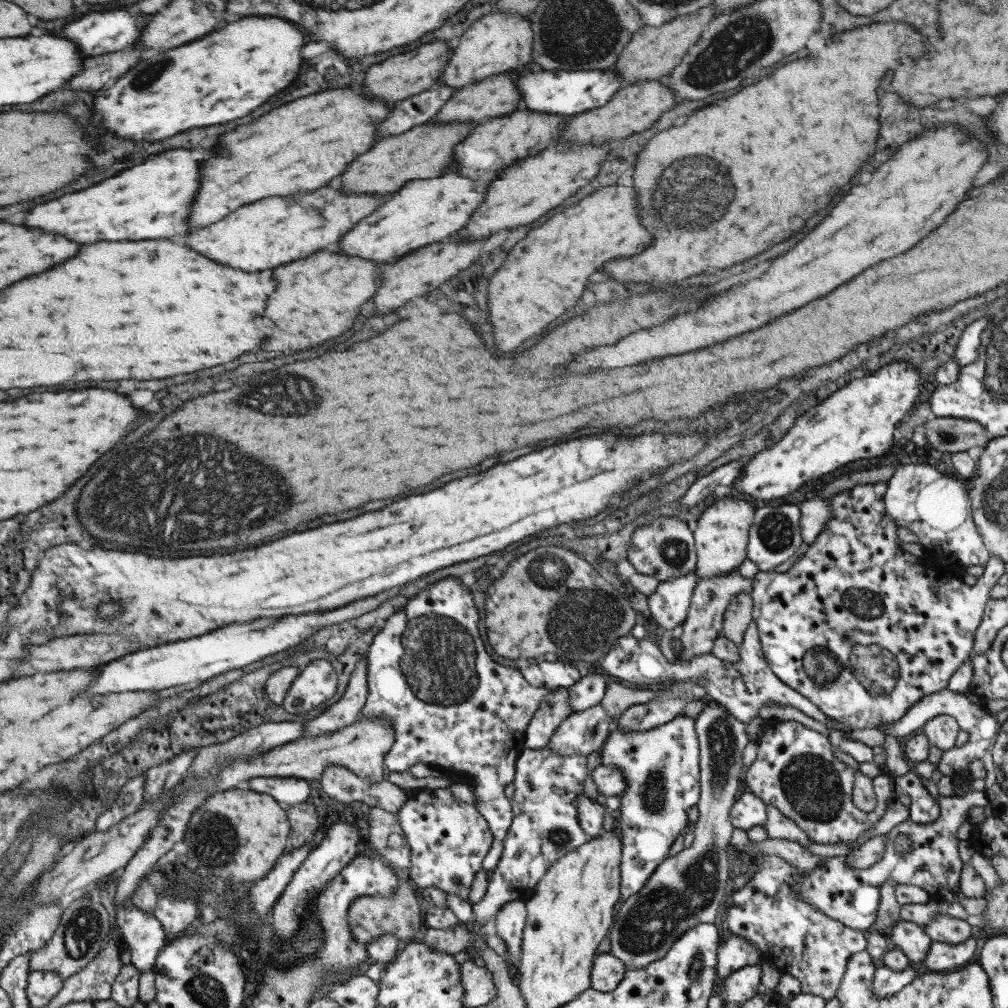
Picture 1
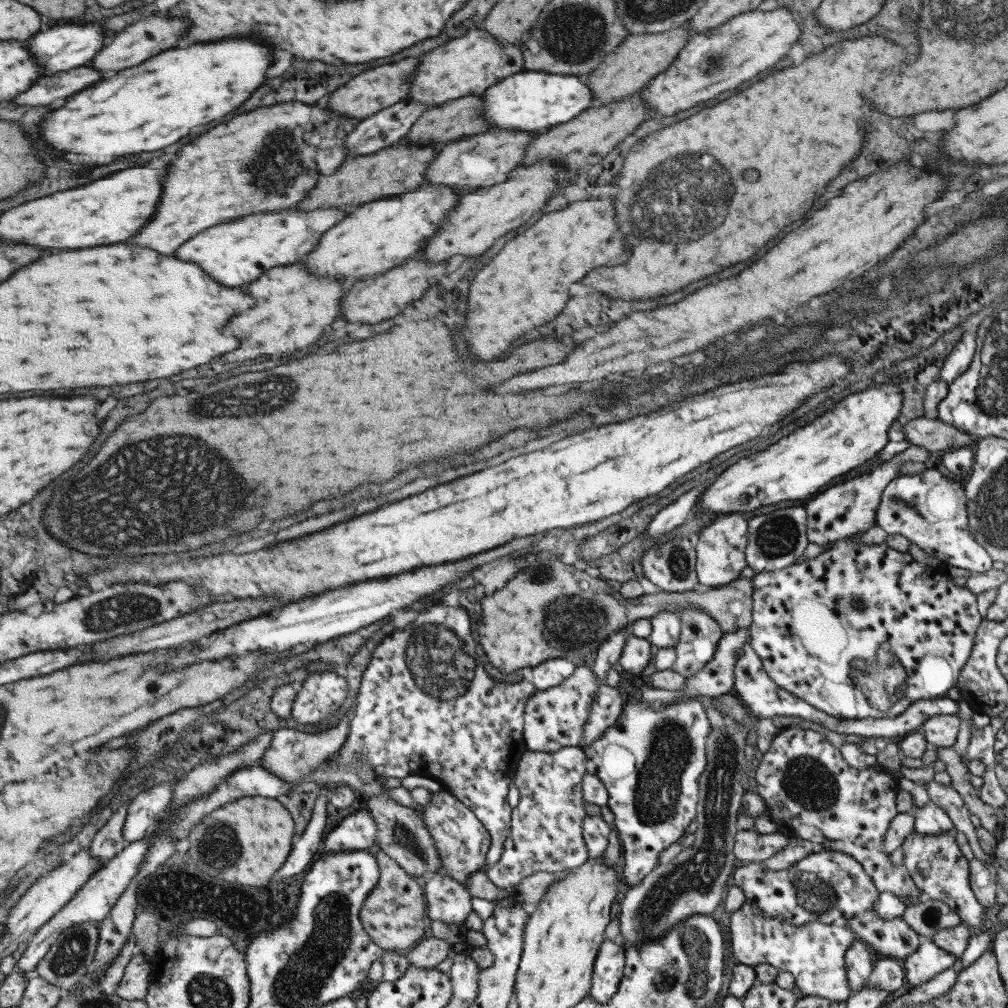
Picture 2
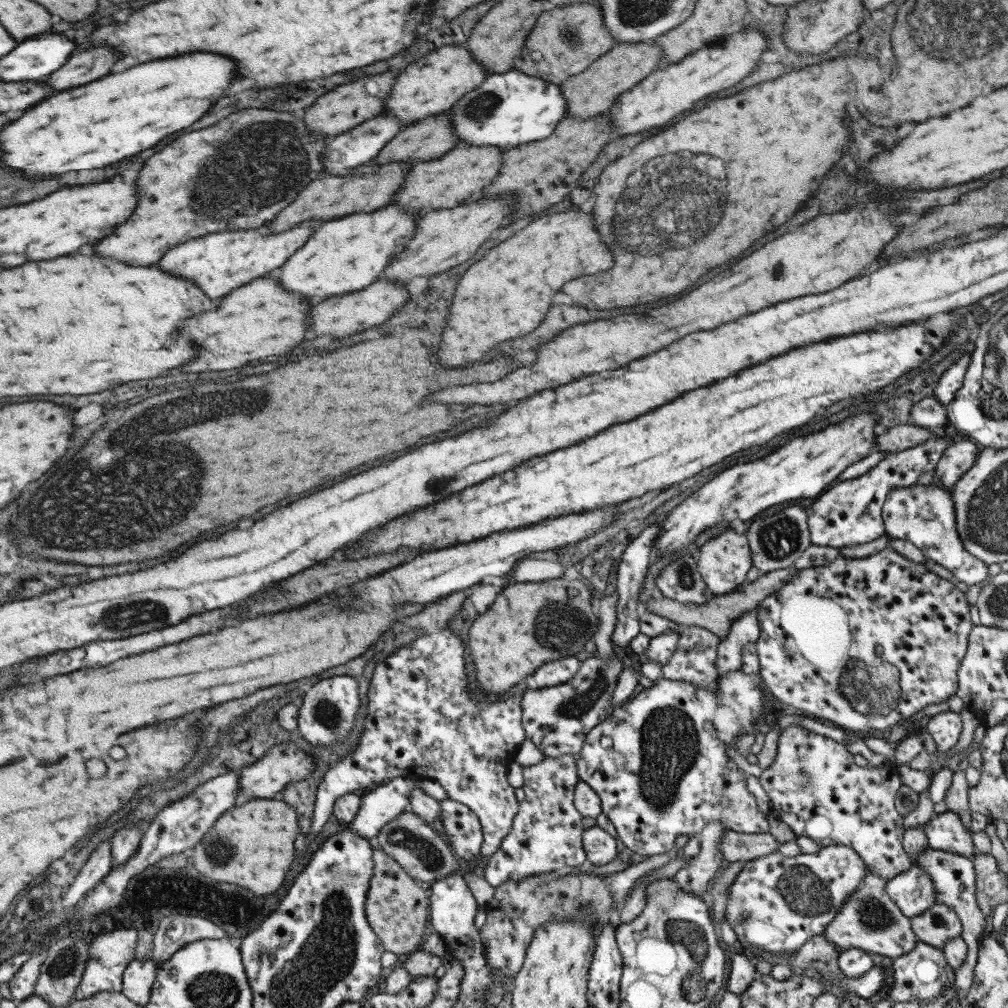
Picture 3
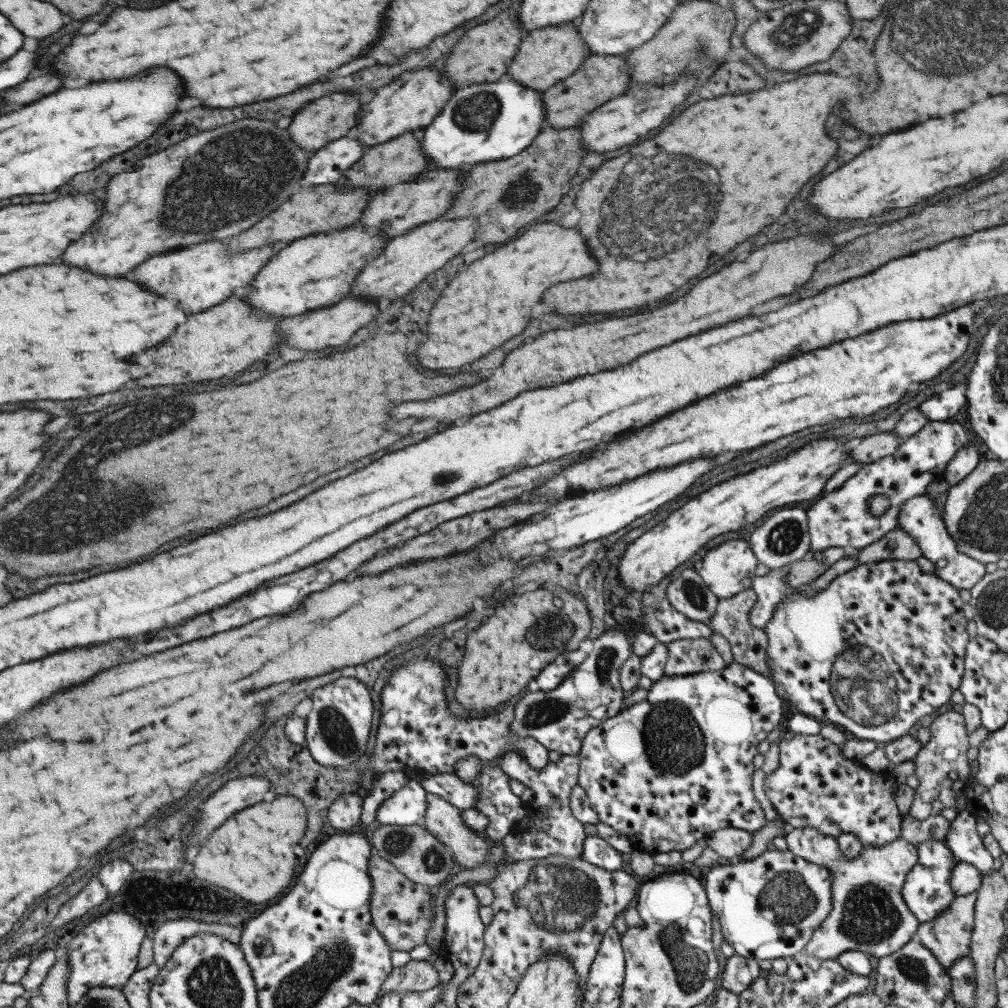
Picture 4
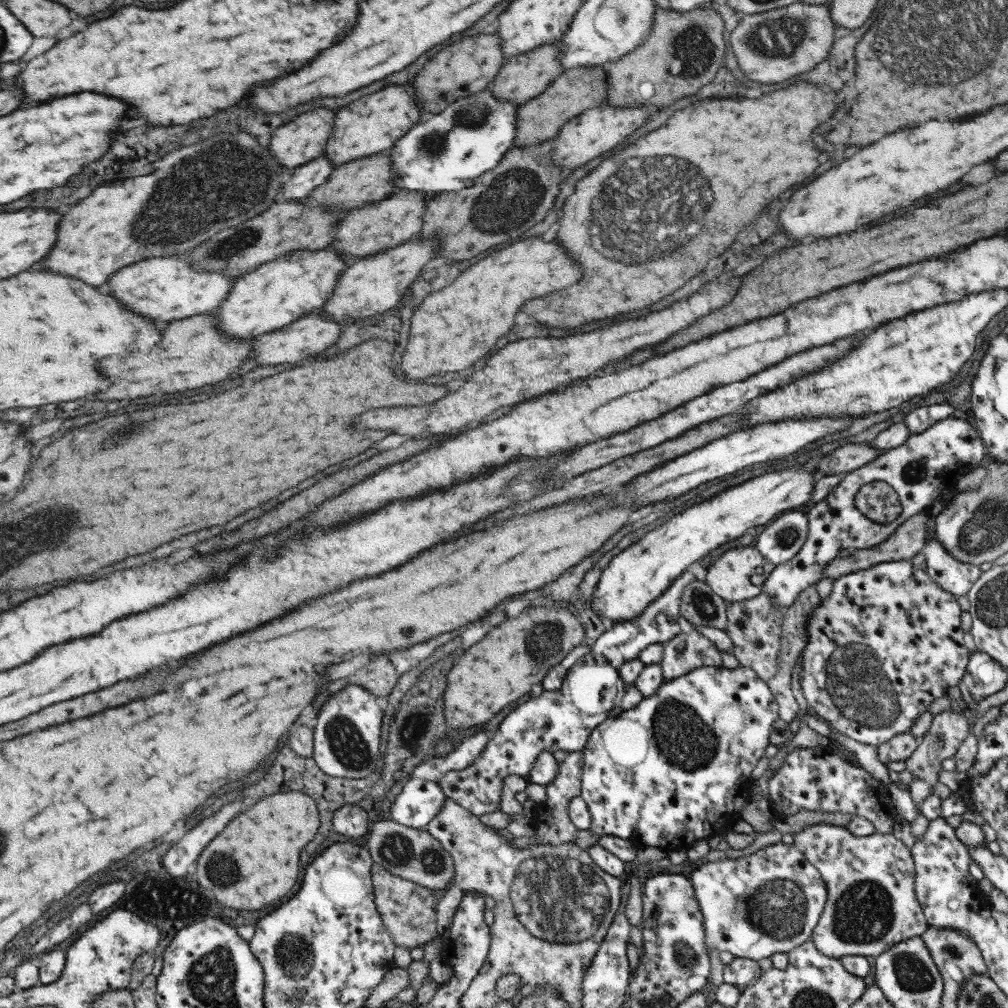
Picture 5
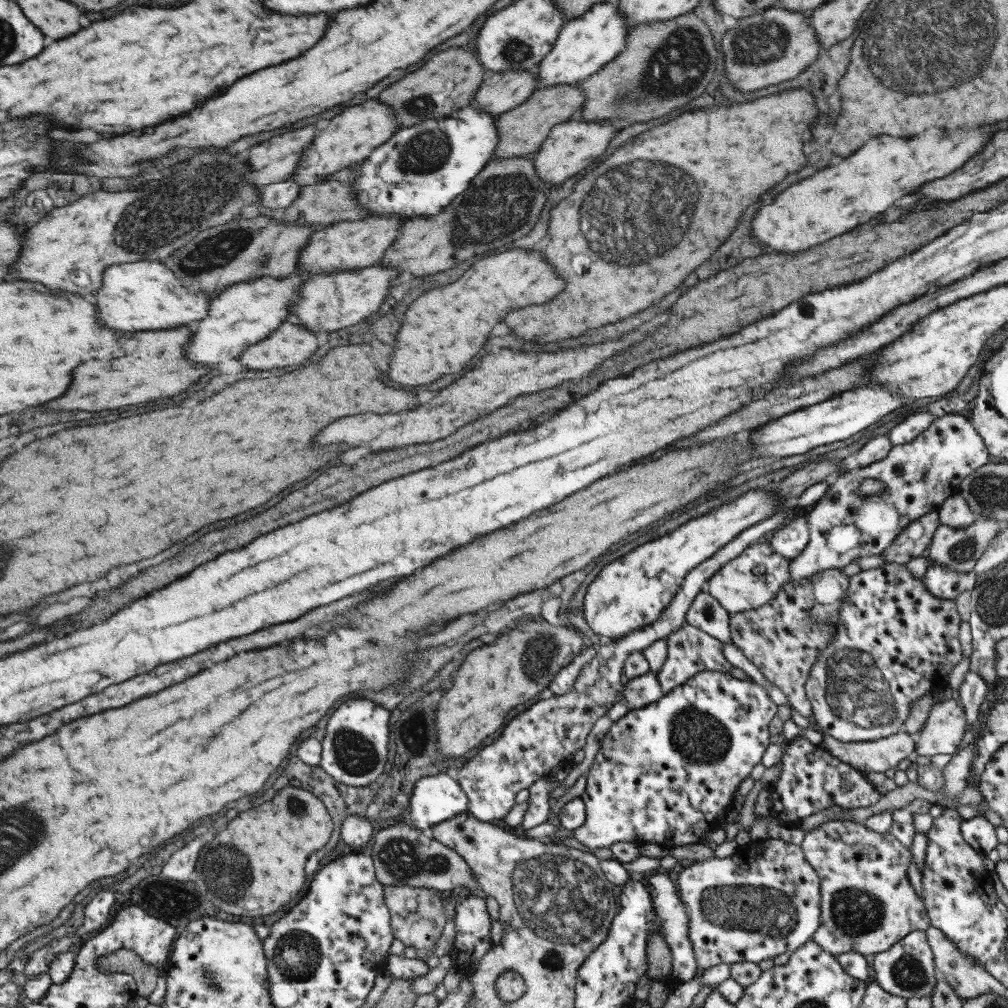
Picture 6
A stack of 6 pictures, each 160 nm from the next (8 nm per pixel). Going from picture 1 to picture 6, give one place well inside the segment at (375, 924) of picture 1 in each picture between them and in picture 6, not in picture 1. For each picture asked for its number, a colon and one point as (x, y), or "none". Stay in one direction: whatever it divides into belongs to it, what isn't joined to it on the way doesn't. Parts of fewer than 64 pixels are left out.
2: (392, 913)
3: (396, 908)
4: (401, 910)
5: (407, 910)
6: (416, 915)

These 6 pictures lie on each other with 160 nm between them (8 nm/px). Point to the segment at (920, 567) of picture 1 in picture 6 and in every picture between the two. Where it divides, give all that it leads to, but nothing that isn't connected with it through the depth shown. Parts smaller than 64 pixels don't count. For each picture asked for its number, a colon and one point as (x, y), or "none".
2: (806, 624)
3: (906, 630)
4: (892, 639)
5: (886, 642)
6: (894, 642)

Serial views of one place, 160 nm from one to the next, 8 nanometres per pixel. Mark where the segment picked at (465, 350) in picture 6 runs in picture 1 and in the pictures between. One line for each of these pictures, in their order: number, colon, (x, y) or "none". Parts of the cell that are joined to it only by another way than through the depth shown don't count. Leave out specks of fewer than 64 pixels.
1: (544, 274)
2: (527, 283)
3: (494, 300)
4: (489, 302)
5: (476, 309)

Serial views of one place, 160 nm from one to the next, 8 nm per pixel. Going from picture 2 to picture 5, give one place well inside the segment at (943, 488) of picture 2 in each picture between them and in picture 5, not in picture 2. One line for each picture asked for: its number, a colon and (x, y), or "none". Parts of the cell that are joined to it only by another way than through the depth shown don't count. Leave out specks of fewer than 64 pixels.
3: (923, 515)
4: (919, 516)
5: (956, 578)

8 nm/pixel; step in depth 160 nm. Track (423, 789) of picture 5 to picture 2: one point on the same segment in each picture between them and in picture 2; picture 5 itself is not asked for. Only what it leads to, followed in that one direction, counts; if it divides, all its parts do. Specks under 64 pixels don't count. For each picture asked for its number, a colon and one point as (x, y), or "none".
2: (357, 831)
3: (386, 802)
4: (406, 806)

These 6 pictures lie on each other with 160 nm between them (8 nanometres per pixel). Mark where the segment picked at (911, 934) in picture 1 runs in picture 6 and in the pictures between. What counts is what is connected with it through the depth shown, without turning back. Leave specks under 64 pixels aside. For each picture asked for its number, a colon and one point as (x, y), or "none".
2: (891, 937)
3: (868, 920)
4: (868, 914)
5: (870, 906)
6: (867, 904)

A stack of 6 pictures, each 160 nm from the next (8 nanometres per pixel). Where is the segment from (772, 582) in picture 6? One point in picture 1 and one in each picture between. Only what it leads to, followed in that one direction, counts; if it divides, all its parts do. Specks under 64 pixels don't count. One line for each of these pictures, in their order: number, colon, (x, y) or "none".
1: (720, 537)
2: (719, 551)
3: (723, 562)
4: (726, 570)
5: (731, 578)

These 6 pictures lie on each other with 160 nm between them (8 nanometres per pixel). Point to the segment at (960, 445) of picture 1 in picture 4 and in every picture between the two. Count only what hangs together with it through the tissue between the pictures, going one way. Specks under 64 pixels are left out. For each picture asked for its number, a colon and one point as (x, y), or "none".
2: (932, 434)
3: (899, 437)
4: (870, 448)

